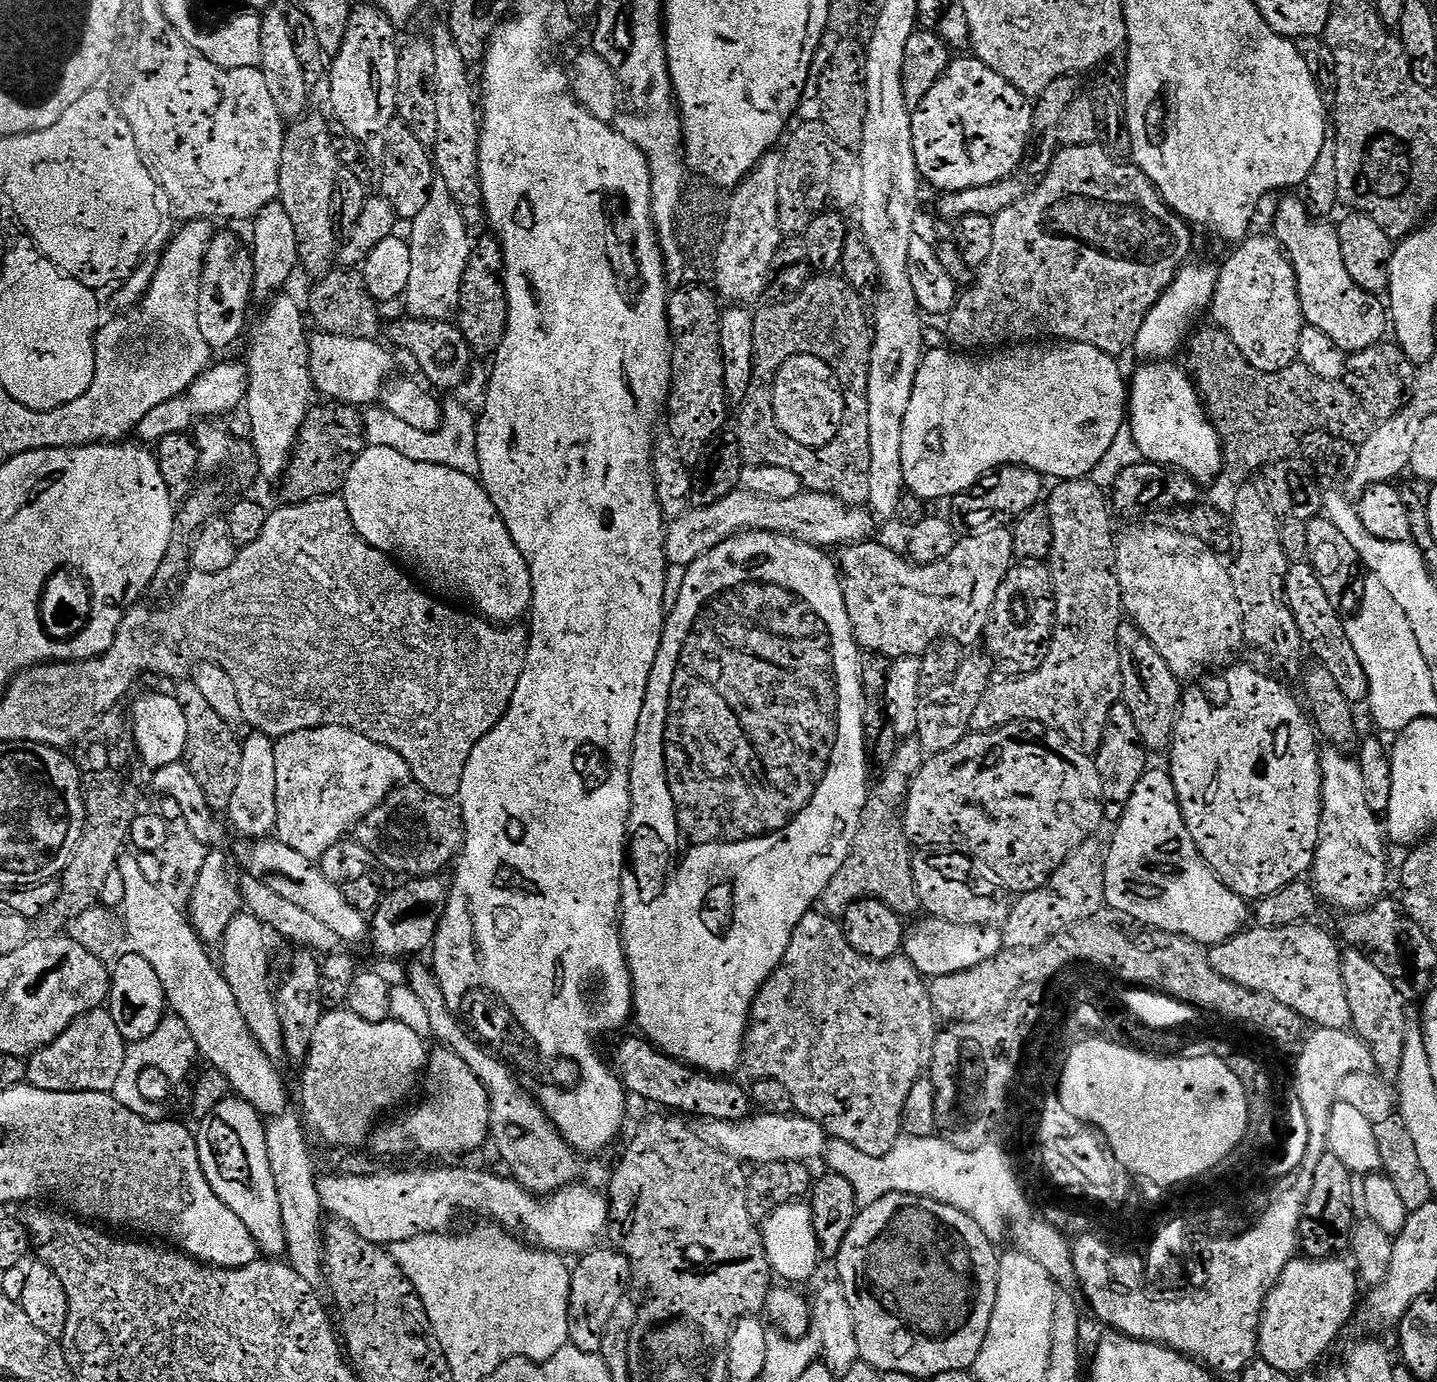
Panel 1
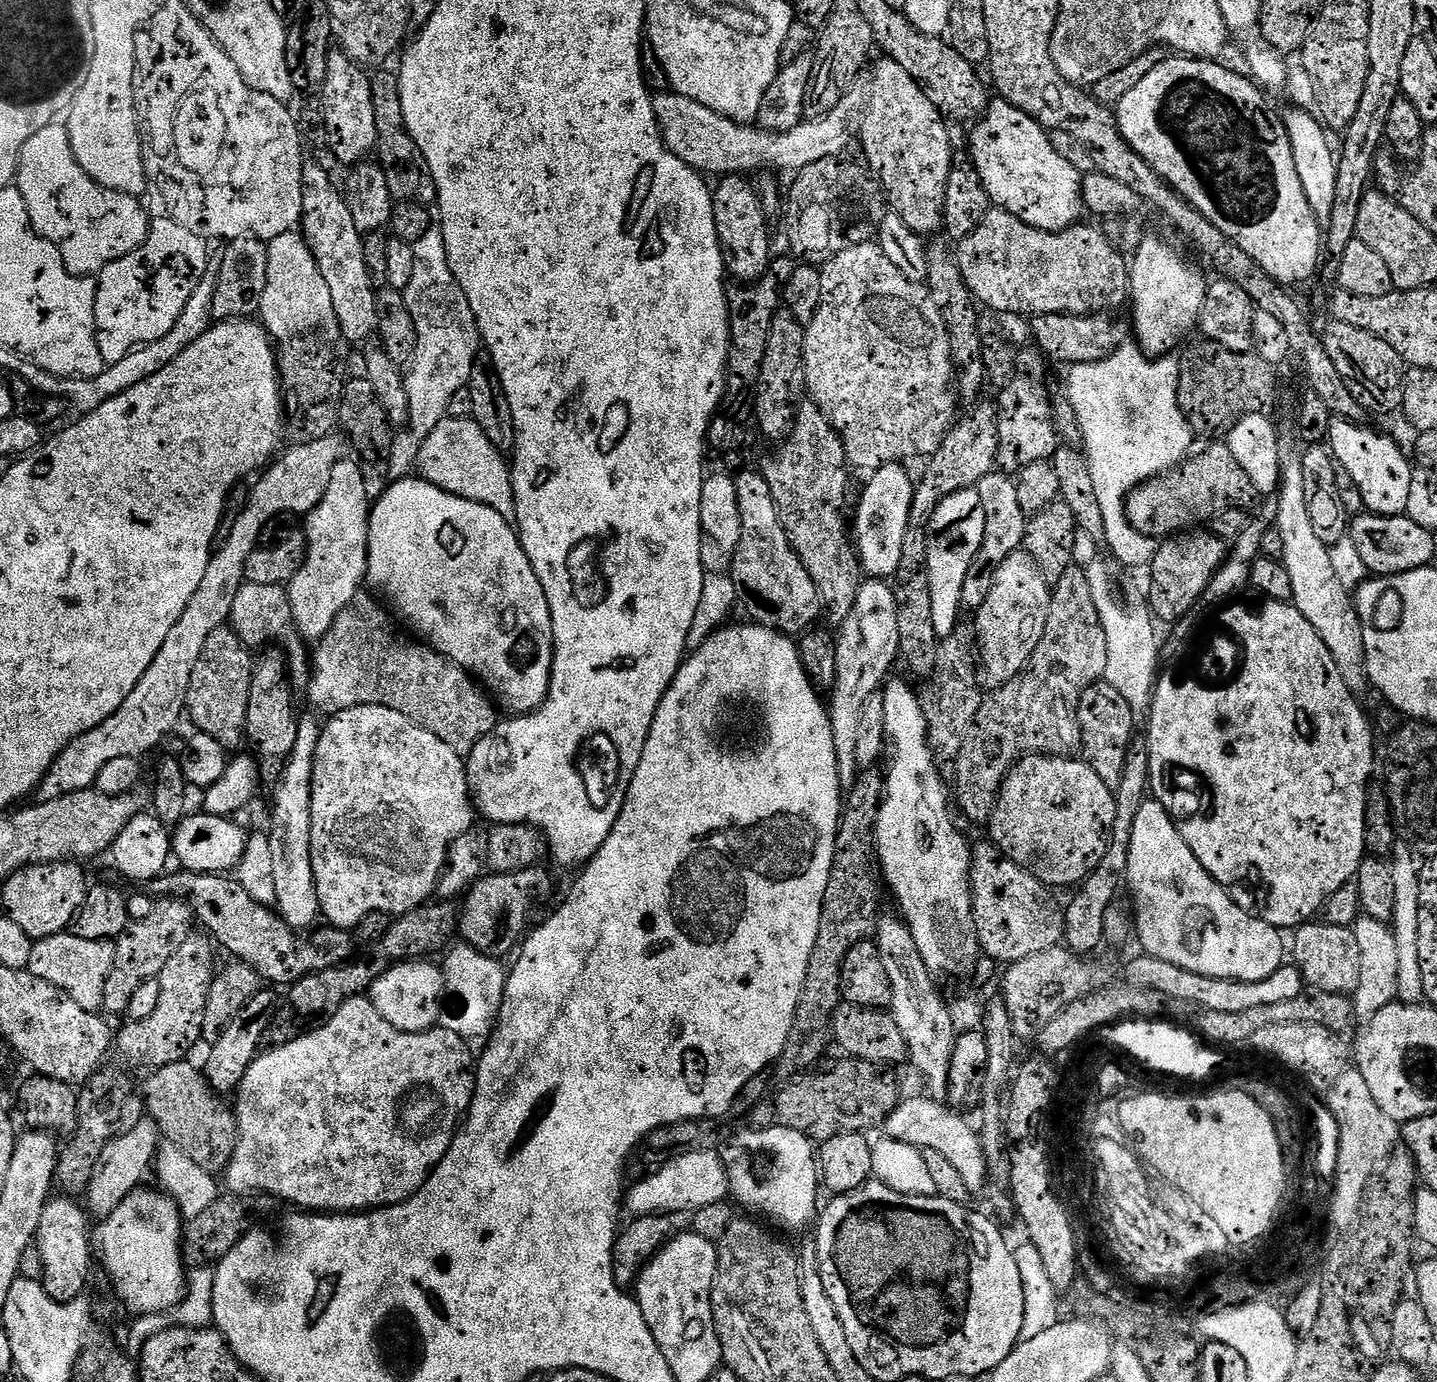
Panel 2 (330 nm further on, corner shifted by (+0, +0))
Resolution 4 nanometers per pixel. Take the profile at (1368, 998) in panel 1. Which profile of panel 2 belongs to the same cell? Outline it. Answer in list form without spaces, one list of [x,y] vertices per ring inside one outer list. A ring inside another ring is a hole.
[[[1309,922],[1295,929],[1296,960],[1305,985],[1317,992],[1352,994],[1360,981],[1360,951],[1351,927],[1327,922]]]

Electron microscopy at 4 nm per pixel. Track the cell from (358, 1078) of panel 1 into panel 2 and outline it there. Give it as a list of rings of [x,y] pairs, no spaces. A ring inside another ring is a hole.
[[[367,995],[350,998],[350,1002],[346,1002],[346,1006],[342,1006],[342,1010],[338,1010],[338,1014],[331,1016],[321,1028],[316,1028],[313,1032],[305,1032],[304,1035],[287,1040],[284,1044],[278,1044],[261,1051],[246,1070],[246,1078],[242,1078],[240,1087],[234,1096],[236,1098],[236,1104],[234,1103],[234,1111],[236,1113],[236,1149],[233,1150],[226,1169],[226,1177],[228,1176],[227,1191],[229,1193],[268,1193],[272,1196],[277,1196],[282,1202],[289,1200],[290,1203],[304,1208],[300,1210],[329,1212],[332,1214],[339,1212],[361,1212],[401,1204],[402,1201],[412,1197],[427,1182],[429,1176],[432,1175],[435,1168],[442,1162],[446,1150],[450,1150],[453,1138],[456,1137],[456,1133],[465,1119],[468,1109],[472,1107],[472,1092],[475,1088],[474,1054],[466,1046],[466,1042],[462,1042],[462,1038],[458,1038],[458,1034],[446,1030],[443,1026],[430,1028],[427,1032],[403,1032],[394,1026],[390,1026],[390,1022],[386,1022],[386,1018],[382,1018],[382,1014],[378,1014],[378,1010],[374,1010],[371,999]]]

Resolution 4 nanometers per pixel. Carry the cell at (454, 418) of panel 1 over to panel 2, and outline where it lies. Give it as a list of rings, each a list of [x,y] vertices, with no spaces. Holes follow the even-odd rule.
[[[449,415],[430,431],[430,436],[422,442],[420,452],[414,457],[414,463],[420,467],[419,475],[450,494],[489,505],[509,522],[513,521],[516,503],[509,461],[492,445],[490,438],[486,438],[482,426],[464,416]]]

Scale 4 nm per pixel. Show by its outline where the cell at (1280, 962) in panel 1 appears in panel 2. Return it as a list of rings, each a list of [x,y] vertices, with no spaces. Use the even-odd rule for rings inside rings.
[[[1139,954],[1128,964],[1126,980],[1129,984],[1138,987],[1148,987],[1150,990],[1158,990],[1159,993],[1170,998],[1178,998],[1187,1002],[1194,1002],[1206,1010],[1240,1012],[1256,1008],[1258,1006],[1270,1006],[1274,1003],[1290,1002],[1306,992],[1306,985],[1299,968],[1295,966],[1282,966],[1270,978],[1262,982],[1250,982],[1243,984],[1237,980],[1219,980],[1218,978],[1206,978],[1202,974],[1194,974],[1190,970],[1182,970],[1182,966],[1174,966],[1174,962],[1162,962],[1162,958],[1154,958],[1147,954]]]

